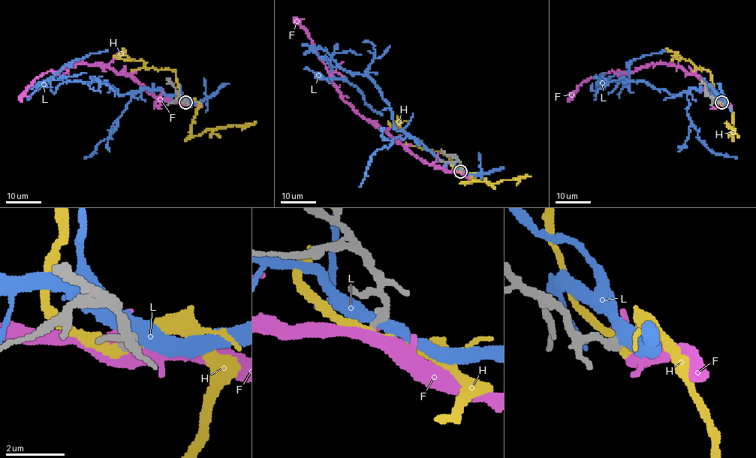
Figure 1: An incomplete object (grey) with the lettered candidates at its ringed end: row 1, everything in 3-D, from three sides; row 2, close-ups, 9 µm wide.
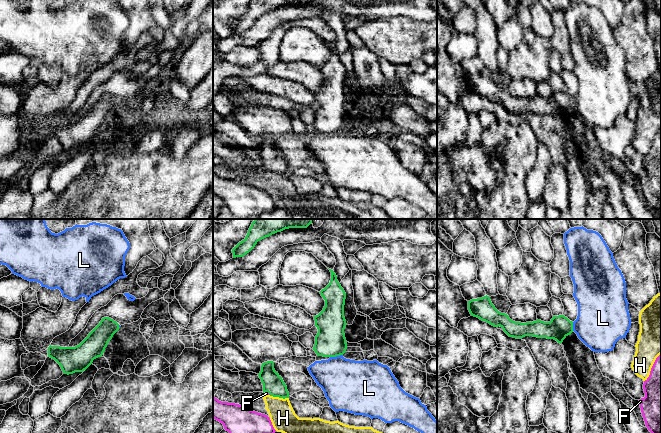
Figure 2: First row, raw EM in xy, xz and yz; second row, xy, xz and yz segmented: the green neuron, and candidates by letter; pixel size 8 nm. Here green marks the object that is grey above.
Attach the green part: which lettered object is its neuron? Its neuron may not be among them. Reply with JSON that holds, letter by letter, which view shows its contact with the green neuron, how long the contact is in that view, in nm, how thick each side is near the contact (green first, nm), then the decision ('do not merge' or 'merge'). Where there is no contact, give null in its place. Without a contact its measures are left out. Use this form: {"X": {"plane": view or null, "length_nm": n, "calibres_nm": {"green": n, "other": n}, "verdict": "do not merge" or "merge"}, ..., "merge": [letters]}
{"F": {"plane": "xz", "length_nm": 50, "calibres_nm": {"green": 160, "other": 20}, "verdict": "merge"}, "H": {"plane": "xz", "length_nm": 160, "calibres_nm": {"green": 160, "other": 200}, "verdict": "do not merge"}, "L": {"plane": "xz", "length_nm": 110, "calibres_nm": {"green": 240, "other": 400}, "verdict": "do not merge"}, "merge": ["F"]}

